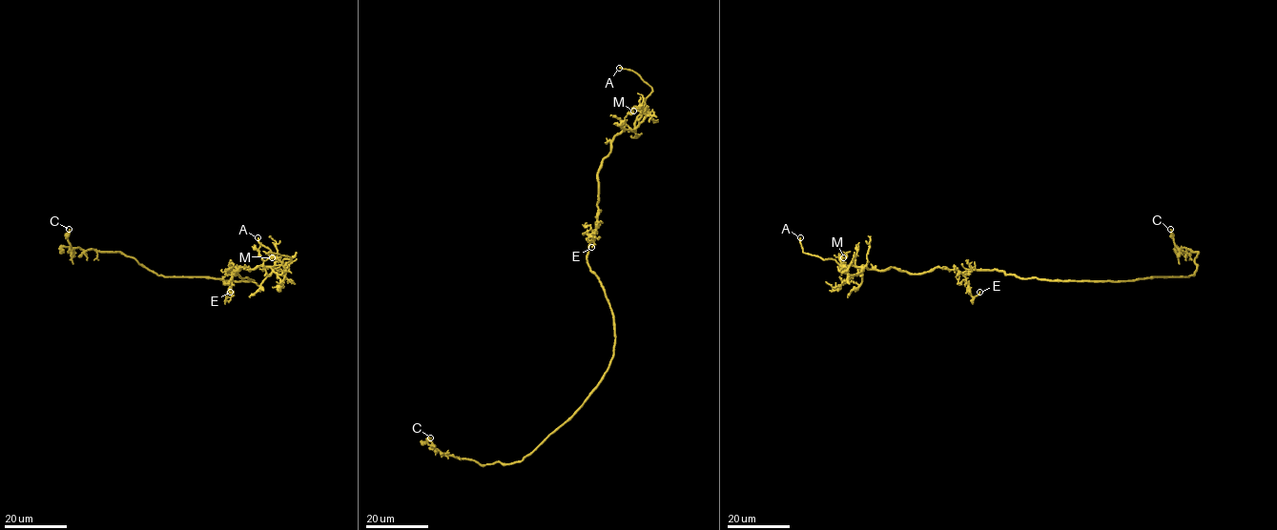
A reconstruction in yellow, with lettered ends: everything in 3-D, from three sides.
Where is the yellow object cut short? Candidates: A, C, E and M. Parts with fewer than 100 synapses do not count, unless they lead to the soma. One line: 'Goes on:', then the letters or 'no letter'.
Goes on: A

